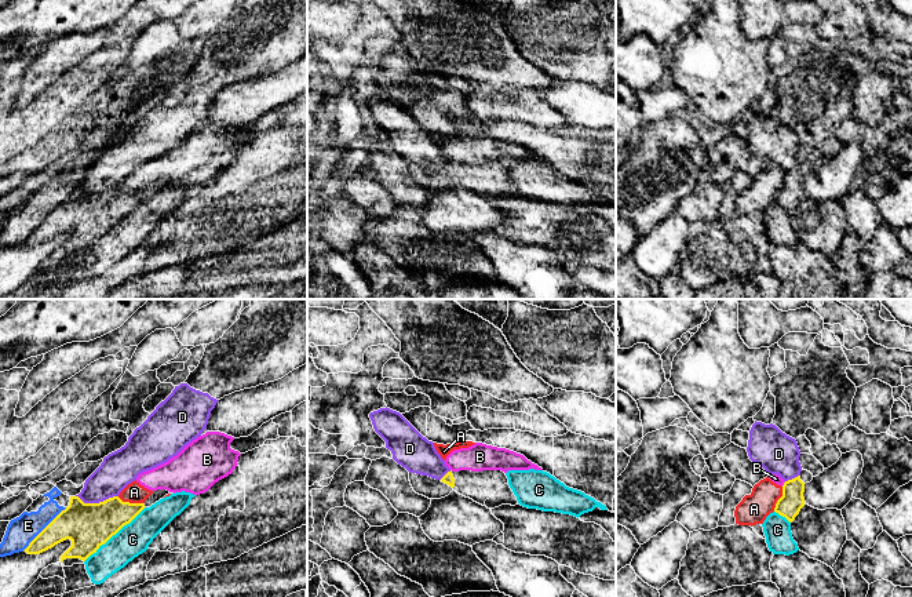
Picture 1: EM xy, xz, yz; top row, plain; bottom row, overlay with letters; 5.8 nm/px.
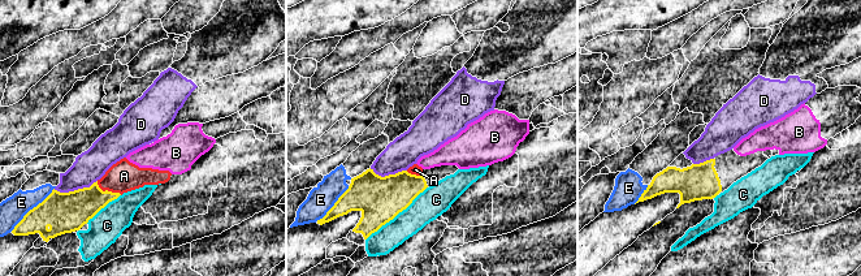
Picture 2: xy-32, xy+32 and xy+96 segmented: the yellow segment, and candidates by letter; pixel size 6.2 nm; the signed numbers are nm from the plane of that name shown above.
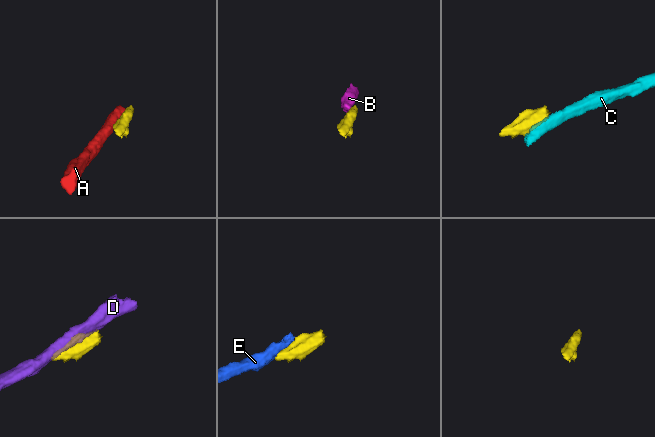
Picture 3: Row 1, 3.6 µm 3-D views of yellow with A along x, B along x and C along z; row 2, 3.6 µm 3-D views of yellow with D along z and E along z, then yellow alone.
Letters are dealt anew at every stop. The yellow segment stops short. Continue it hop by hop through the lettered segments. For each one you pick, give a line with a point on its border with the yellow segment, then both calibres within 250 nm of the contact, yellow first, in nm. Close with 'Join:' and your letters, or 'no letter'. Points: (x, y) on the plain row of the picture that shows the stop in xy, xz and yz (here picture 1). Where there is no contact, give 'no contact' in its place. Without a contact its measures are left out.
Join: no letter

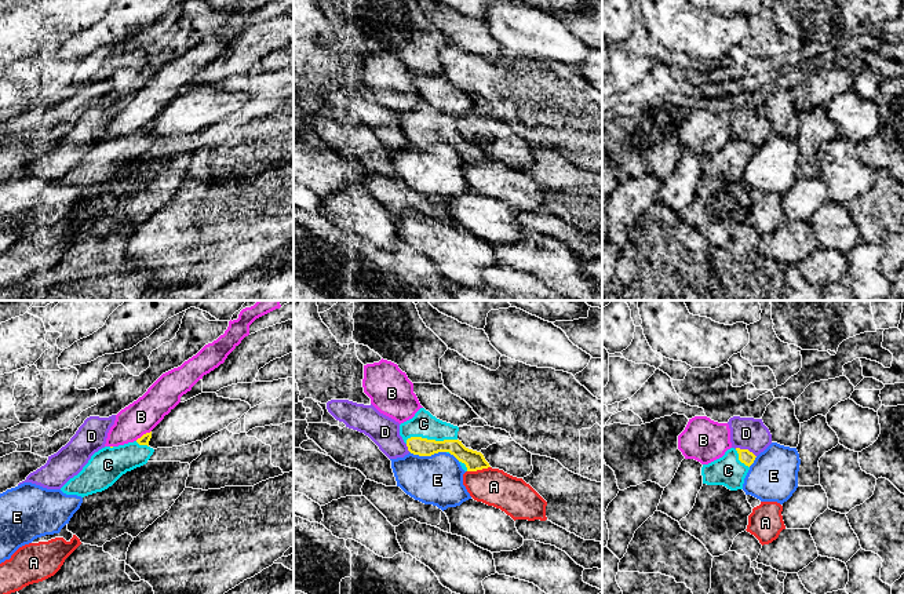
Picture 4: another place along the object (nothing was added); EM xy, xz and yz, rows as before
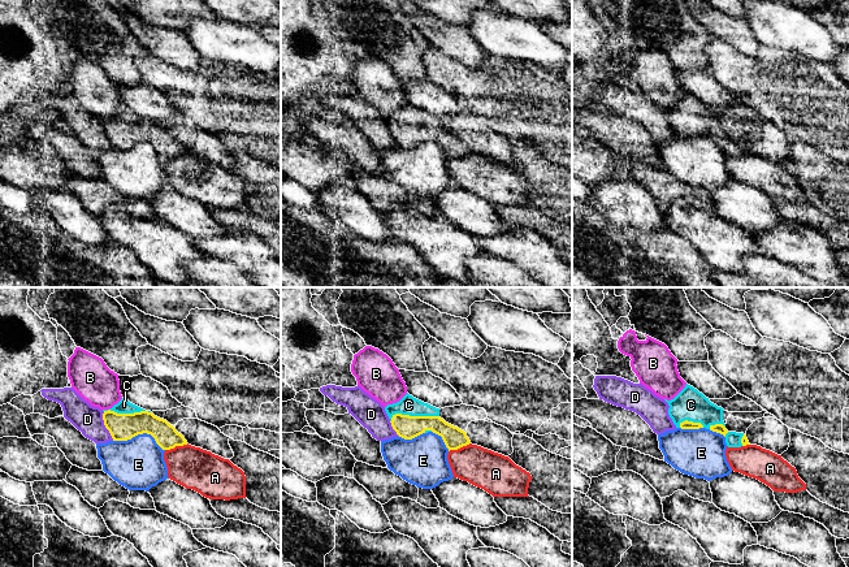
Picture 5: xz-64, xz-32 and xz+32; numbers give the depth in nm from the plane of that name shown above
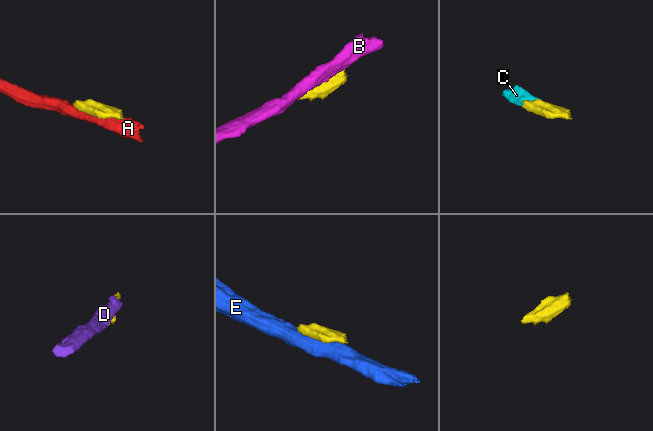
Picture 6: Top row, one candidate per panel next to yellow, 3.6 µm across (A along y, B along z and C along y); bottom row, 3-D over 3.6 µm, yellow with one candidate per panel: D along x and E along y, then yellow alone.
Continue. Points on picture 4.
C: contact xz (430, 131); calibres 110 and 150 nm
Join: C

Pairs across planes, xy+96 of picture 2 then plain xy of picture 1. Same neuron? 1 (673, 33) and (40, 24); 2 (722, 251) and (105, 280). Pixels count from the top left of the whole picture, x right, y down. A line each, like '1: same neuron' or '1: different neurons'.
1: different neurons
2: same neuron

